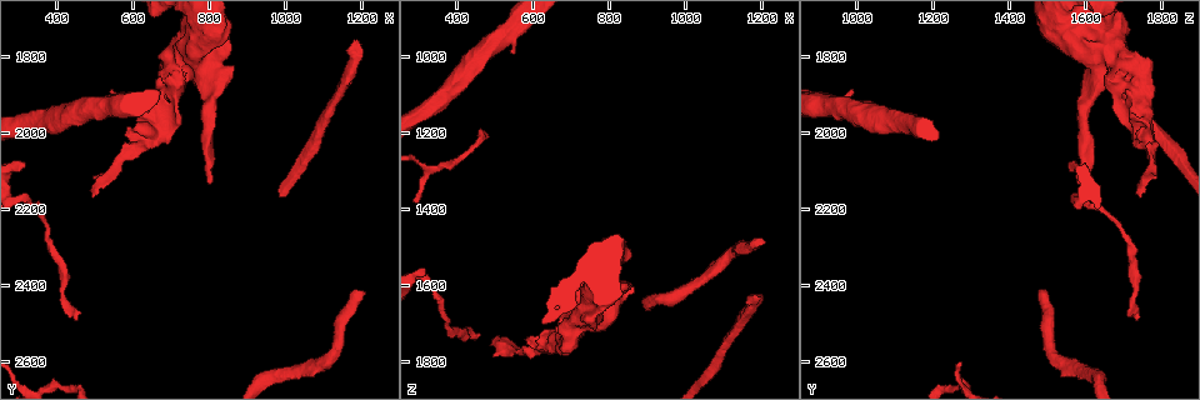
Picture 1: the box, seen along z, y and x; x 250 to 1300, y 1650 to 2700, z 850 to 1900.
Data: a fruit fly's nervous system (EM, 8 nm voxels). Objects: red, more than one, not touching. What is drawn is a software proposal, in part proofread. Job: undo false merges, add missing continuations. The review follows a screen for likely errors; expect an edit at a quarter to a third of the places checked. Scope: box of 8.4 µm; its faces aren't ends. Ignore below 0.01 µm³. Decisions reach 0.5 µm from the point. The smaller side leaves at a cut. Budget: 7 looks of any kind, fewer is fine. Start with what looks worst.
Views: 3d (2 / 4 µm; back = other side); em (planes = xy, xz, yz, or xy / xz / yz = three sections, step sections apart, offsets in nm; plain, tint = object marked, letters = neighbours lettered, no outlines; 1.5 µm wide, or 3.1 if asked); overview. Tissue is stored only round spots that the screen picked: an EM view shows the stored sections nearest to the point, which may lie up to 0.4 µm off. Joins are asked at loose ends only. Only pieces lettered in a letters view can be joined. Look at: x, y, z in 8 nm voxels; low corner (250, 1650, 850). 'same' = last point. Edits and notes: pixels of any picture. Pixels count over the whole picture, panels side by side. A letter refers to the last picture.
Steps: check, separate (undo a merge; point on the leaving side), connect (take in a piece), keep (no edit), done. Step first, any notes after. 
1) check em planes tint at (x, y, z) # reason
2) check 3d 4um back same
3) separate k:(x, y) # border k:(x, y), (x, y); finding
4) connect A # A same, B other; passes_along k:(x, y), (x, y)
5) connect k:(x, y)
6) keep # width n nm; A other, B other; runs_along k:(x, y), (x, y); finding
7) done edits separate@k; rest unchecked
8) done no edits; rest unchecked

check 3d 2um at (1180, 1760, 1625) # branch stops here

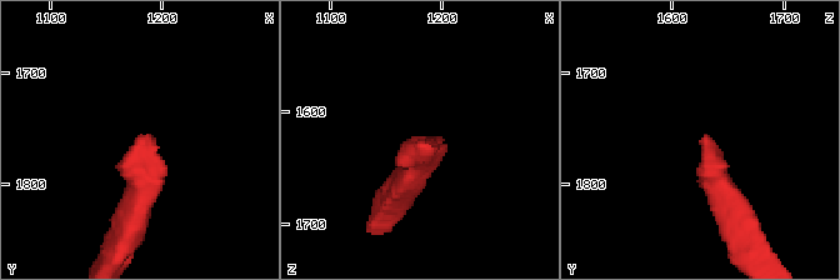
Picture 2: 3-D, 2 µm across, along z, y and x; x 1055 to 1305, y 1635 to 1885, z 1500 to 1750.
check em xy step 8 letters at (1184, 1762, 1626)

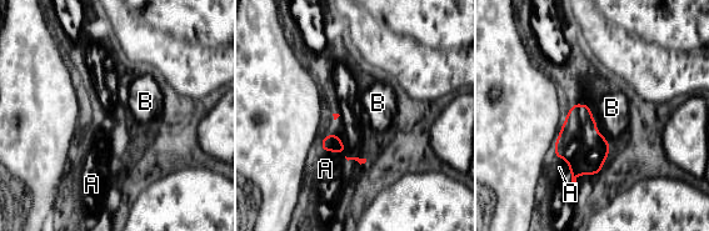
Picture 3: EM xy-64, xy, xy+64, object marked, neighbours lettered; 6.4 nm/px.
check em planes letters same # another direction

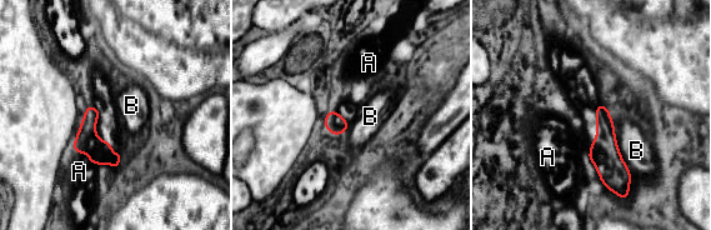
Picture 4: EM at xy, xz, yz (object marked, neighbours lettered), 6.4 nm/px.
keep # A other, B other; no lettered piece goes on from it

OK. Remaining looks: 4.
check 3d 4um at (445, 2485, 1730) # end of a long branch

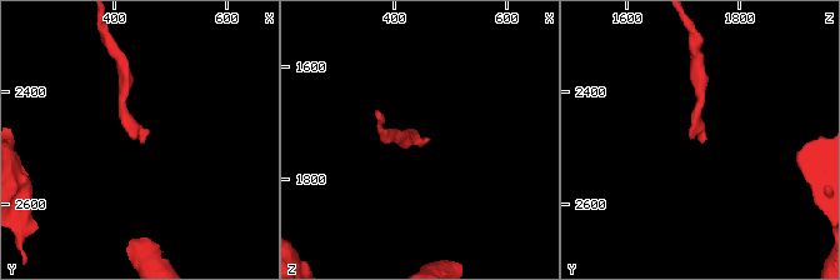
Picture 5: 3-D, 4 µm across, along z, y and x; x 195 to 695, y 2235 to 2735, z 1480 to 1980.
check em planes plain at (450, 2485, 1735) # now the EM

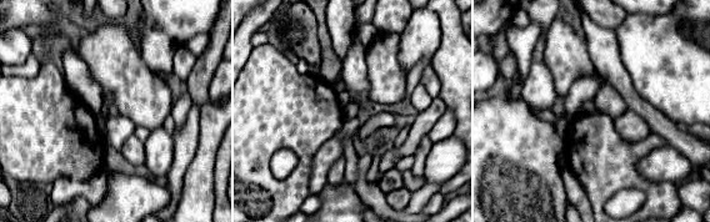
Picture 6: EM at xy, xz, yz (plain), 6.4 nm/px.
check em planes letters same

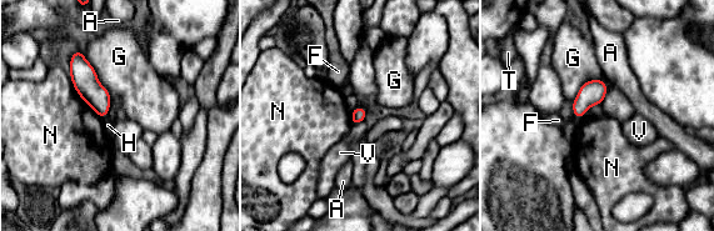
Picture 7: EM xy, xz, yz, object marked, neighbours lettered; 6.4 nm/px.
keep # longest_contact G 360 nm; A other, F other, G other, H other, N other, T other, V other; none of them fits

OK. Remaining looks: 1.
done no edits; rest unchecked

